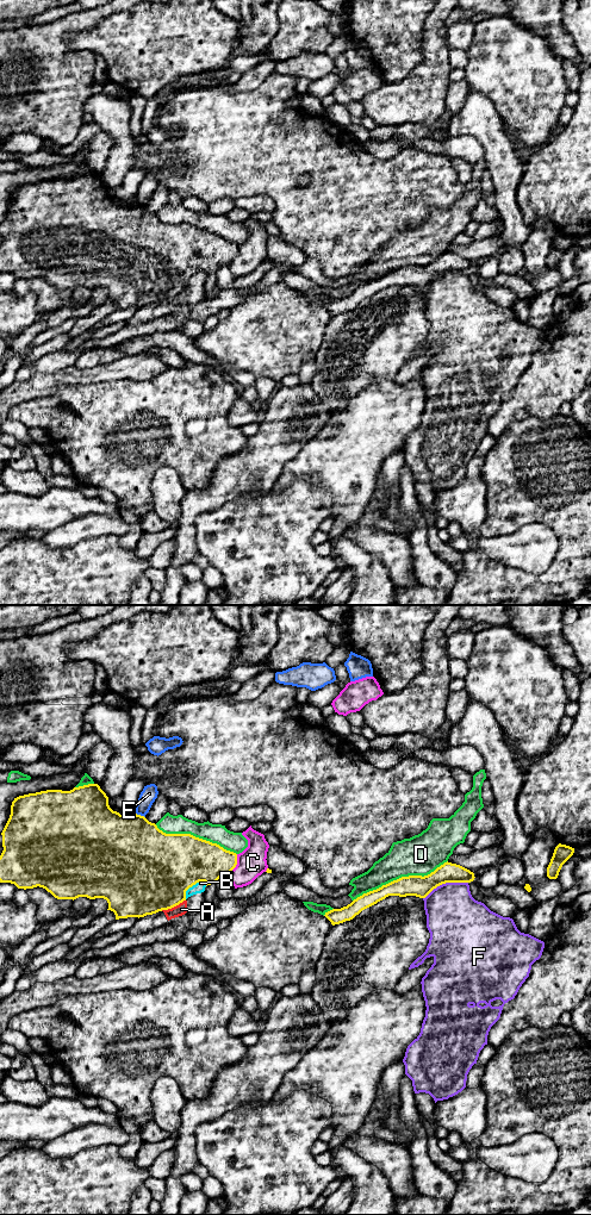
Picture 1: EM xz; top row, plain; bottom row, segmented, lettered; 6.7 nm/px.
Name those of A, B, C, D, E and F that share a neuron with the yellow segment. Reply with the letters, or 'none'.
none

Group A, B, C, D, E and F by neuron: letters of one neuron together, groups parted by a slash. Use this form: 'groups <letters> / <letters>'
groups A B / C / D / E / F

